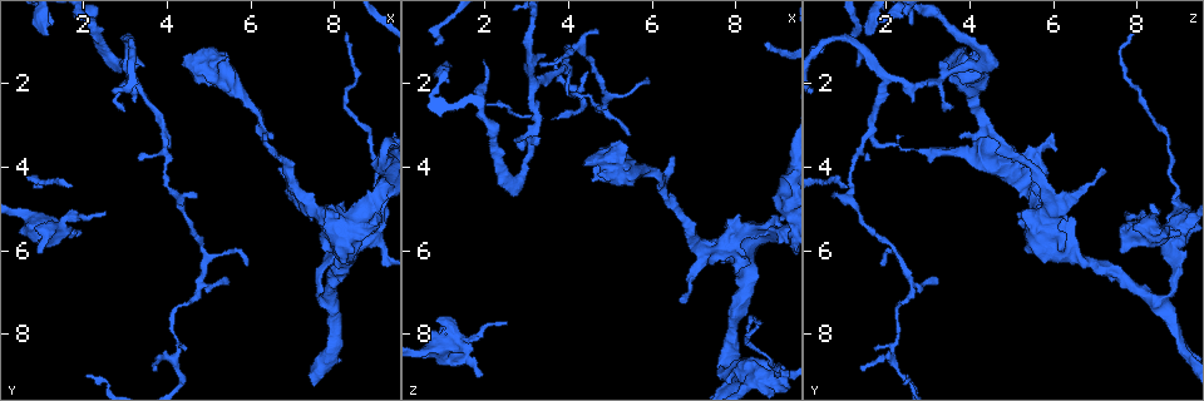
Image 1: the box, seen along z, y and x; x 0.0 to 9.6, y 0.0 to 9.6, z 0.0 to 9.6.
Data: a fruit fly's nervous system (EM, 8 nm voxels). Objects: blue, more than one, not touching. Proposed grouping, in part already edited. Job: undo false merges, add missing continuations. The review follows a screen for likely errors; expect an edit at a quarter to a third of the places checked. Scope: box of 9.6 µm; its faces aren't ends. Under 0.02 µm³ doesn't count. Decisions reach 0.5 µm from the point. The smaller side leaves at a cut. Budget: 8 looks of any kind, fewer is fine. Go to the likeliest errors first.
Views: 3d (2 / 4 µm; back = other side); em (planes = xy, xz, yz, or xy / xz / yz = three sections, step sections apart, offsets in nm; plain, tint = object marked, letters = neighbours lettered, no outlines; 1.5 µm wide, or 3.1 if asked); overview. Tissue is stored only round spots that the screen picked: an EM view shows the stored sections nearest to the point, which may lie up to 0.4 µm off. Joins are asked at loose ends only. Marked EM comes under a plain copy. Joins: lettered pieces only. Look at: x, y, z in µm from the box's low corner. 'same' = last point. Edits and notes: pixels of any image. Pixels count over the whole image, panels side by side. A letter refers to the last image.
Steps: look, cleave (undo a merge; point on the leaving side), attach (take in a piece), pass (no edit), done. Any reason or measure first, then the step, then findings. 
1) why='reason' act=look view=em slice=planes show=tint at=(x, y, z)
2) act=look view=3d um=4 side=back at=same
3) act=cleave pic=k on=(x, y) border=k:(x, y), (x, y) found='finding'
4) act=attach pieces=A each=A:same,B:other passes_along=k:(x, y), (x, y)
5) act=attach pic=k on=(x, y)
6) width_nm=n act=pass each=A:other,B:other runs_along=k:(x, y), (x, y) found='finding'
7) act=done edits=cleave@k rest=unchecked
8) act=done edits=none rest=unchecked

why='an open end' act=look view=em slice=xz step=4 show=letters at=(2.55, 5.05, 7.70)

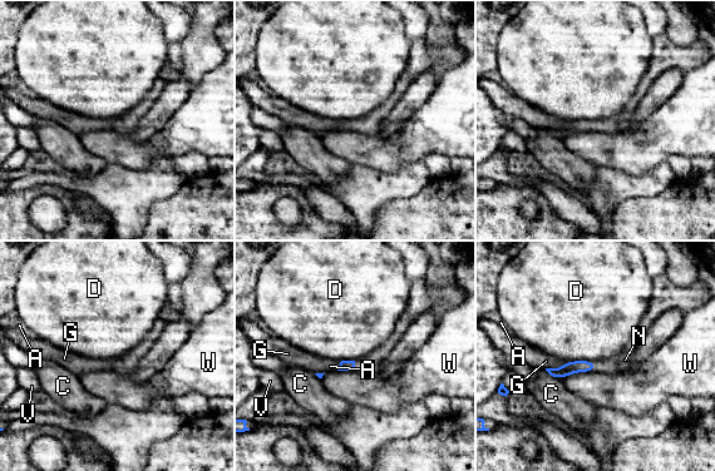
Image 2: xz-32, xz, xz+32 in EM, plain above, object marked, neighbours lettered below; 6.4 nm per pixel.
longest_contact=W:220nm act=pass each=A:other,C:other,D:other,G:other,N:other,V:other,W:other border=2:(340, 362), (336, 370) found='none of them fits'

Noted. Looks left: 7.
why='branch stops here' act=look view=em slice=planes show=letters at=(2.95, 2.50, 3.60)

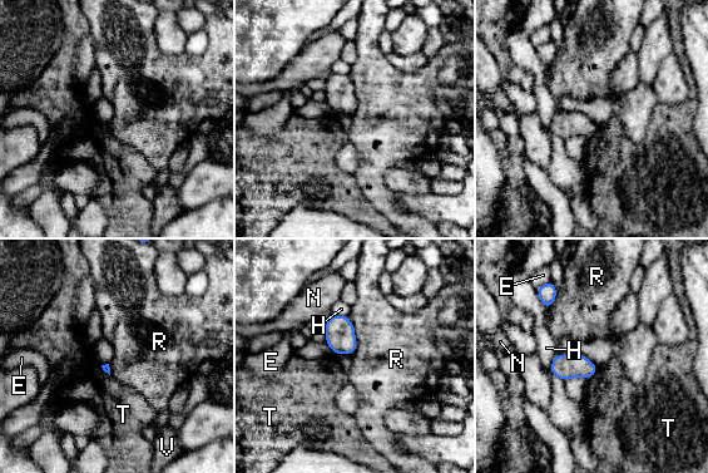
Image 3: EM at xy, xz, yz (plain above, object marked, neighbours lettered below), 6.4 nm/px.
act=pass each=E:other,H:other,N:other,R:other,T:other,V:other found='none of them fits'

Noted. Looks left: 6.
why='end of a long branch' act=look view=3d um=2 at=(8.25, 0.80, 7.95)

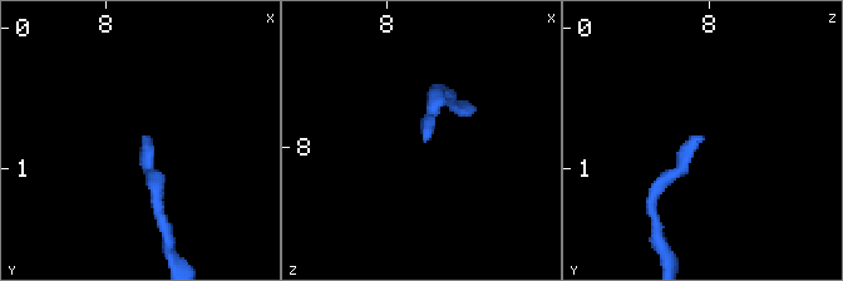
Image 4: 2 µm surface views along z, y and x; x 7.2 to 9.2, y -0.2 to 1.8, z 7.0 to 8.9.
why='now the EM' act=look view=em slice=yz step=8 show=letters at=(8.28, 0.78, 7.94)

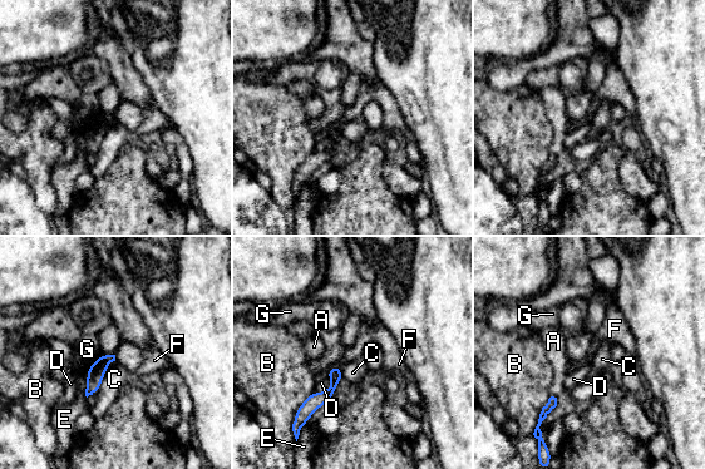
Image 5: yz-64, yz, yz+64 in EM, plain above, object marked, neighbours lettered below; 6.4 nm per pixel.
act=pass each=A:other,B:other,C:other,D:other,E:other,F:other,G:other border=5:(98, 359), (87, 373), (85, 396) found='no lettered piece goes on from it'

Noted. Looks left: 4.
act=done edits=none rest=unchecked

